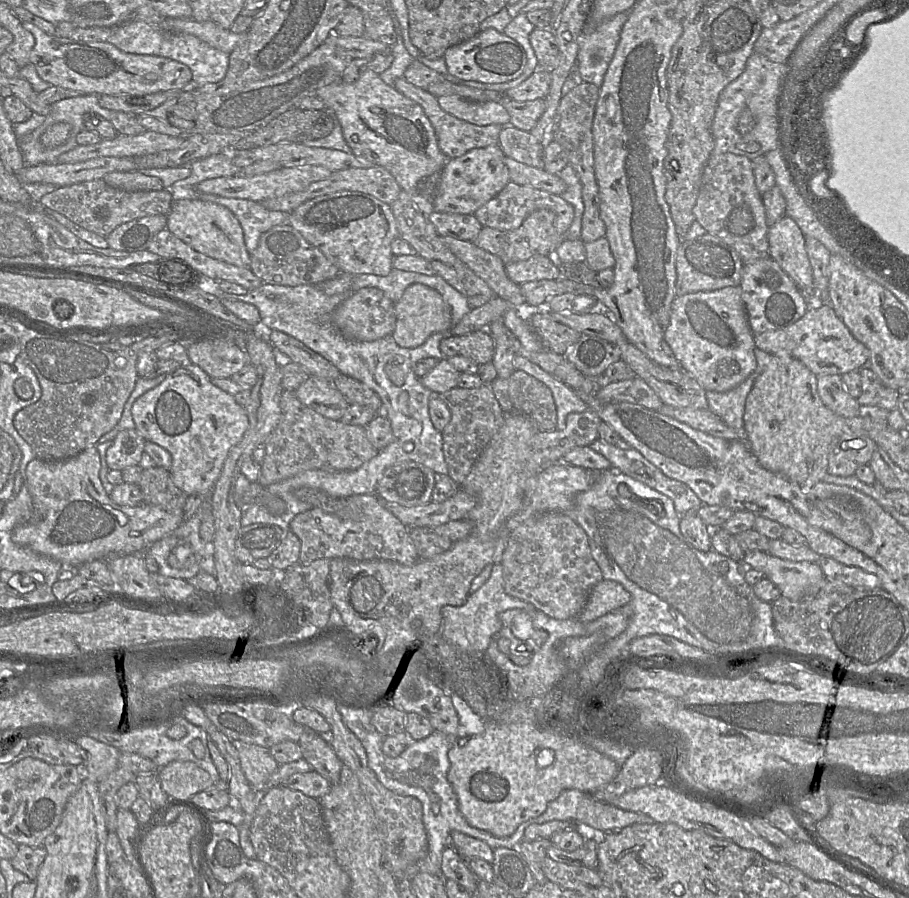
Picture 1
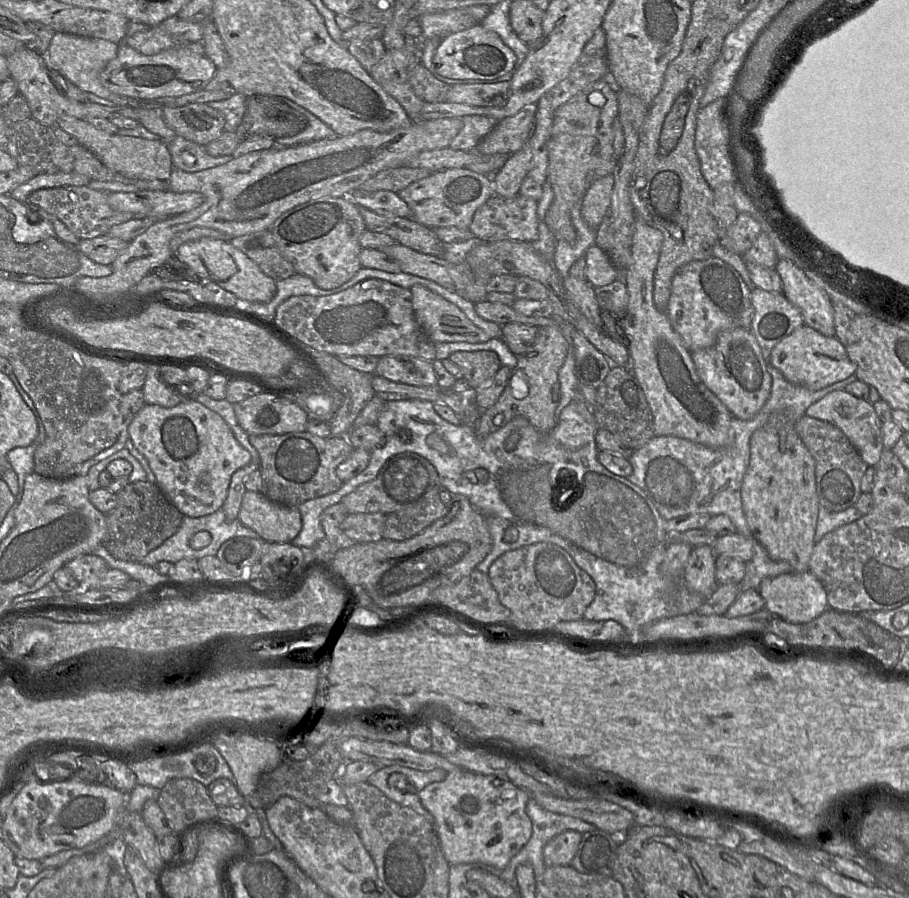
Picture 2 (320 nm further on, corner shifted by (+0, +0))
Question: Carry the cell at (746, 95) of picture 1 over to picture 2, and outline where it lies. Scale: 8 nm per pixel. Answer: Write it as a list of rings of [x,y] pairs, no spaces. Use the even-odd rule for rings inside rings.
[[[719,98],[700,108],[696,115],[694,147],[700,170],[709,187],[734,184],[735,176],[730,160],[730,133],[723,115],[724,99]]]

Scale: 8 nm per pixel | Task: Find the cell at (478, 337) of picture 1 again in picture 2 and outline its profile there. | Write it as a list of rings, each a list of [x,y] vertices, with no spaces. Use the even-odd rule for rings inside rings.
[[[490,350],[454,352],[448,359],[460,368],[473,391],[491,381],[502,366],[498,355]]]

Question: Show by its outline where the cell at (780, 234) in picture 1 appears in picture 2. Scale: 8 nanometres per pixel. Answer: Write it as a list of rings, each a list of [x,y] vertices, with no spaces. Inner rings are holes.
[[[779,259],[774,269],[782,281],[782,293],[800,310],[804,324],[824,336],[835,336],[833,303],[827,293],[810,280],[803,270],[799,269],[790,260]]]

